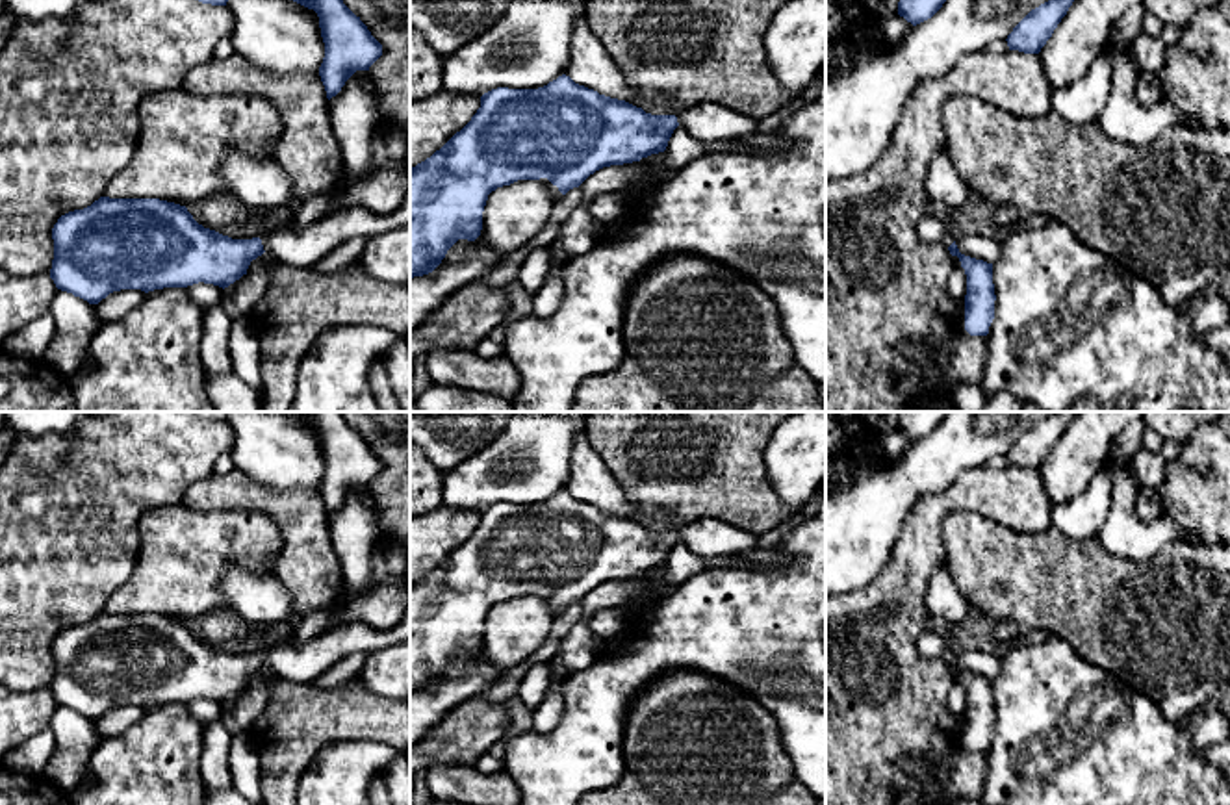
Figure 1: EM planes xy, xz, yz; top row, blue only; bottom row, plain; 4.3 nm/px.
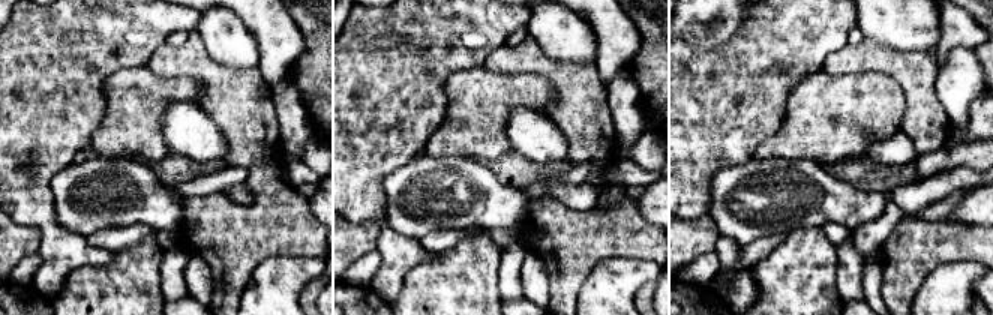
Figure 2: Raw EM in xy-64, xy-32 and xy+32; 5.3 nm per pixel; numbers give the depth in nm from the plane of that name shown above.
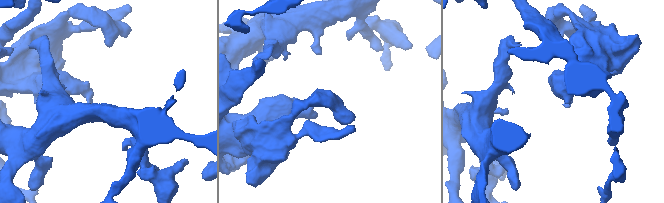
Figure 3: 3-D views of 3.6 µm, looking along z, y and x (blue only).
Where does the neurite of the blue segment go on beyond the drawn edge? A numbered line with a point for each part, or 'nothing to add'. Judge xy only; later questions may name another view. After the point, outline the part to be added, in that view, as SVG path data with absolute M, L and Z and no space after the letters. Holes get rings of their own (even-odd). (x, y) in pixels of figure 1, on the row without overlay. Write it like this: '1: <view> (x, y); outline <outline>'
1: xy (305, 663); outline M410 601L403 620L390 631L377 631L364 621L349 621L306 644L276 644L260 655L263 666L278 677L295 683L314 683L328 668L352 653L371 655L406 640L410 640Z

